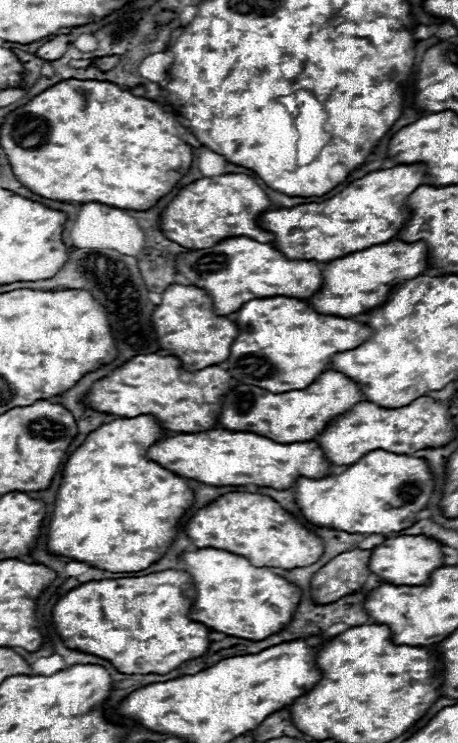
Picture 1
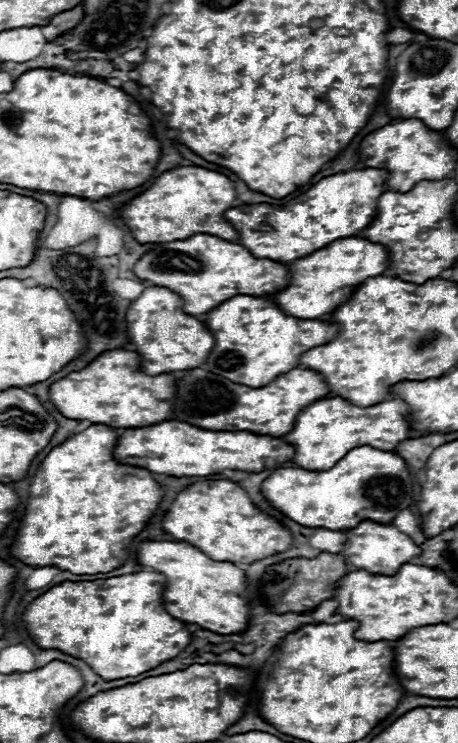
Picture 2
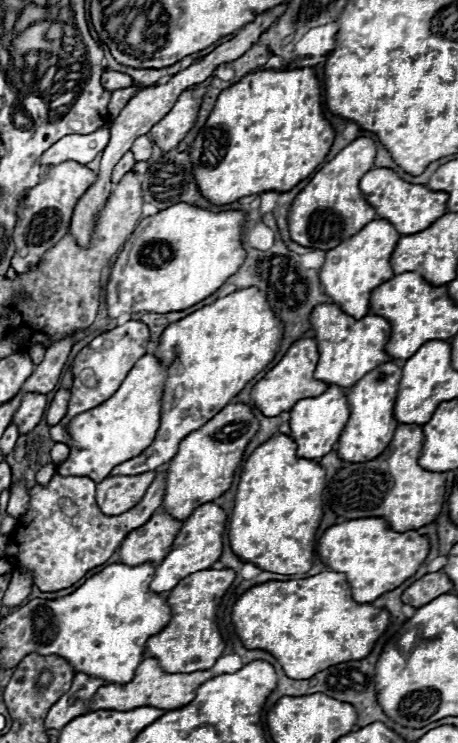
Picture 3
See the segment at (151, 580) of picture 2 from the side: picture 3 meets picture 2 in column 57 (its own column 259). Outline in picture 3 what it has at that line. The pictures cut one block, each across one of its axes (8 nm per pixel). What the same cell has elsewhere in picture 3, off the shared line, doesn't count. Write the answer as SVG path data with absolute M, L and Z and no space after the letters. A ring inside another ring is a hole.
M326 570L302 580L284 580L284 582L272 580L250 588L234 604L232 622L248 650L258 648L258 650L270 652L282 664L284 672L290 678L306 680L306 678L312 678L312 674L326 670L328 666L350 662L352 658L366 658L372 652L374 642L392 624L392 614L386 608L374 608L372 604L354 602L346 576L342 572Z

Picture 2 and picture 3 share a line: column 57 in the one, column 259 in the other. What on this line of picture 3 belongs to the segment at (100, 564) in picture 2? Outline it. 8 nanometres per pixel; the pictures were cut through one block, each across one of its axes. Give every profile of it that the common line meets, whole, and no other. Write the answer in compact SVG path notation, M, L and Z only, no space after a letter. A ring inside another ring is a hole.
M278 434L258 446L252 456L244 462L240 484L236 492L234 512L230 516L230 546L236 556L244 562L256 564L258 568L274 574L304 574L312 568L314 554L316 554L316 530L324 516L322 506L322 492L326 486L326 470L308 458L296 456L296 442L286 436Z

